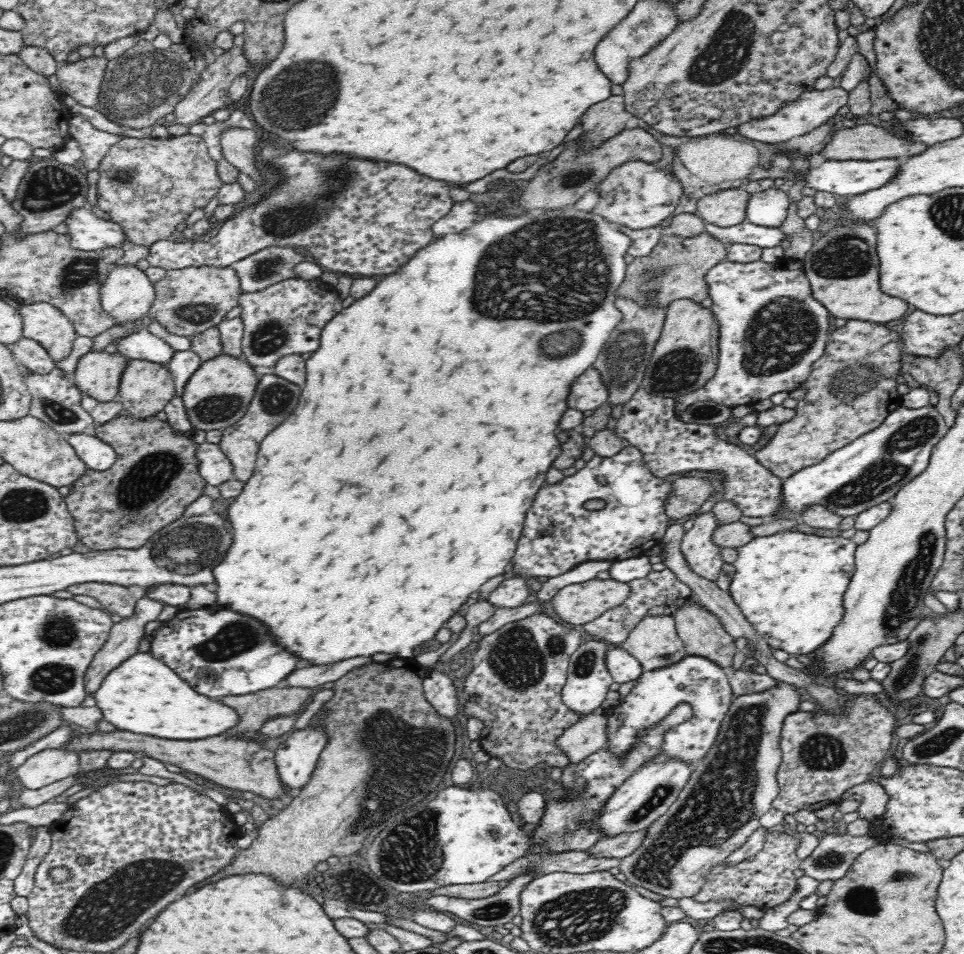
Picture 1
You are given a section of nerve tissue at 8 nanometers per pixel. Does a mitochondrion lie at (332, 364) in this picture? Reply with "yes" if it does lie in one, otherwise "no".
no

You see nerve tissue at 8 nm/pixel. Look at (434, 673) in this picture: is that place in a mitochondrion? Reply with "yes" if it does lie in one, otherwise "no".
no

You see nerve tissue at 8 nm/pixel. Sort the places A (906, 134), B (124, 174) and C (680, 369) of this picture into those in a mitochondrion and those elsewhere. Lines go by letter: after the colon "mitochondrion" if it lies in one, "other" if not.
A: other
B: mitochondrion
C: mitochondrion

